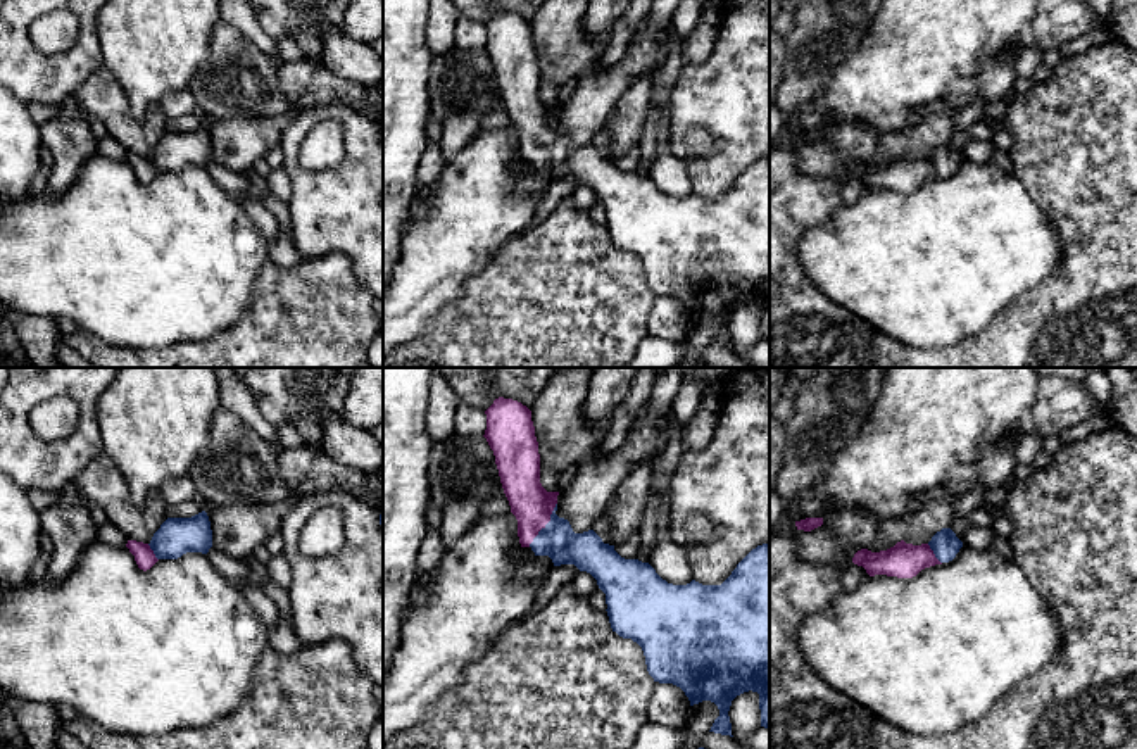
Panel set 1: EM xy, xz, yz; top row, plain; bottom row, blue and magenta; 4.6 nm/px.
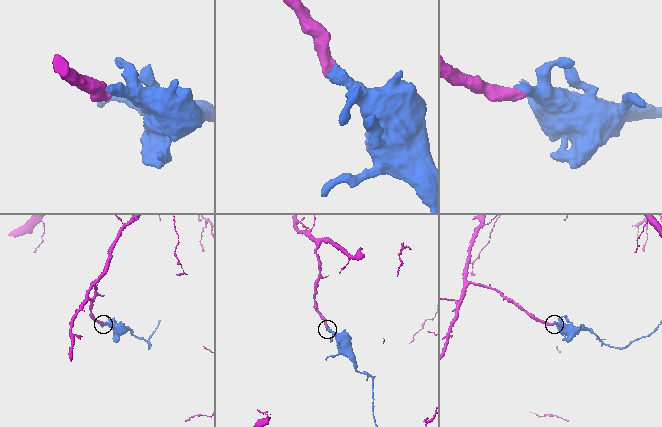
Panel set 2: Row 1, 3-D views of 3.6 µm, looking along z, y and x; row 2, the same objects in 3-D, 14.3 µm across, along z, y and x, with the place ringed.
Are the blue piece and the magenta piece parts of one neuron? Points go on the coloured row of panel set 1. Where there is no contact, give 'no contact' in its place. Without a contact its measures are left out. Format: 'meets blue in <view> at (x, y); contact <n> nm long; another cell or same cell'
meets blue in xz at (546, 525); contact 240 nm long; same cell

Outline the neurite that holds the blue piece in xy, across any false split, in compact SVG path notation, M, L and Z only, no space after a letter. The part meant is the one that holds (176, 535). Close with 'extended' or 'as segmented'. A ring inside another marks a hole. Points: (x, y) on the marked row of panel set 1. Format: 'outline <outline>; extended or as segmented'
outline M205 511L192 518L167 518L148 544L128 540L140 570L150 570L159 559L178 559L186 552L207 554L212 530Z; extended

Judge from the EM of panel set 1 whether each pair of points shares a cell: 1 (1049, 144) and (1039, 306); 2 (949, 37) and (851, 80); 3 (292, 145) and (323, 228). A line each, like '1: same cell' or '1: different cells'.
1: same cell
2: same cell
3: same cell

